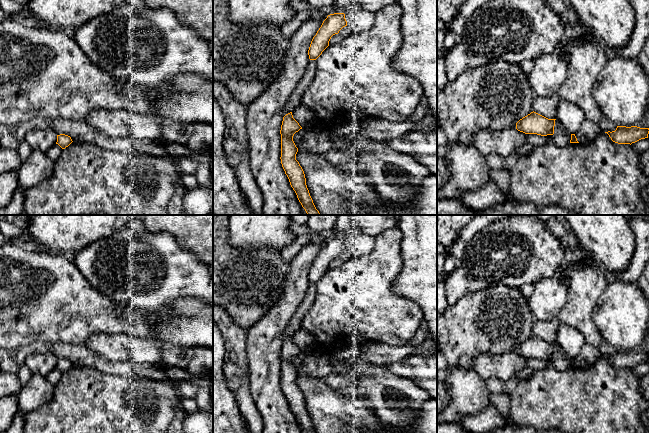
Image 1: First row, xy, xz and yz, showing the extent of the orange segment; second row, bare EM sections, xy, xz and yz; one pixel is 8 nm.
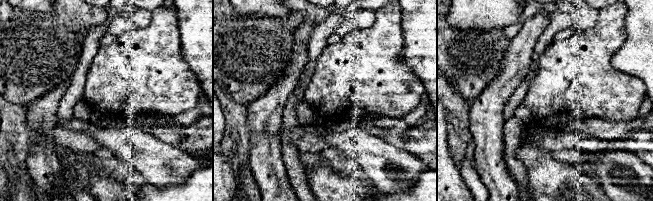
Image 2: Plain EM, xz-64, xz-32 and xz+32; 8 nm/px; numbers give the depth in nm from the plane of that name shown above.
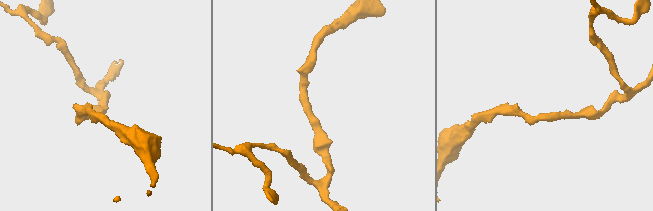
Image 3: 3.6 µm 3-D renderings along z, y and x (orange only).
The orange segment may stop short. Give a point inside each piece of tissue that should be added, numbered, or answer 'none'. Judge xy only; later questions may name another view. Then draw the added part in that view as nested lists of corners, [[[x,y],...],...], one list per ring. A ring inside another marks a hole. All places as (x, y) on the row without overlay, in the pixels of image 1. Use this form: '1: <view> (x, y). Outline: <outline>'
none

